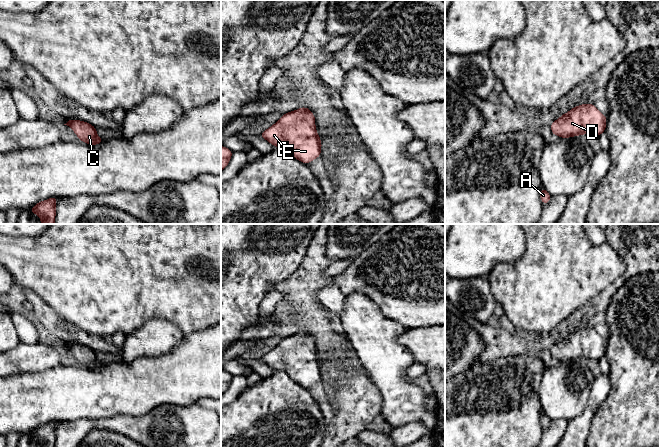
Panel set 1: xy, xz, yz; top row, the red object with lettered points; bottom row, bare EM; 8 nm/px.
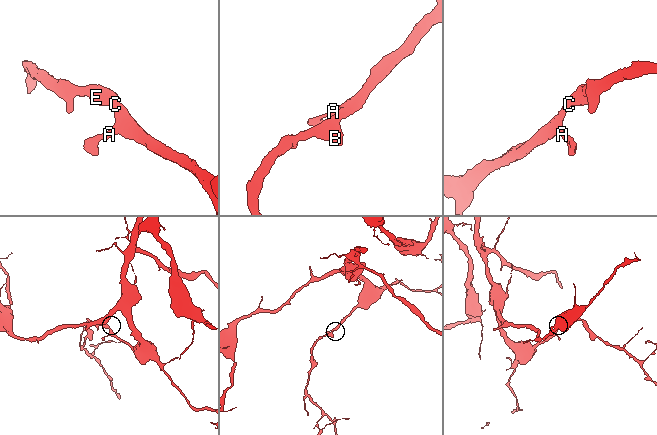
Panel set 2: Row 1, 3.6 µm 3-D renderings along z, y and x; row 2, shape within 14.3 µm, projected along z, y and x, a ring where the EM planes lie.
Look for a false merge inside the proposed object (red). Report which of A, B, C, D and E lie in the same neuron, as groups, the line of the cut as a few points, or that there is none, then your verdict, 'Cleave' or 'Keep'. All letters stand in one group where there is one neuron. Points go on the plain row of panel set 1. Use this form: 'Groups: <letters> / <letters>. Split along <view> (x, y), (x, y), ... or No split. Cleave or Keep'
Groups: A B C D E. No split. Keep

